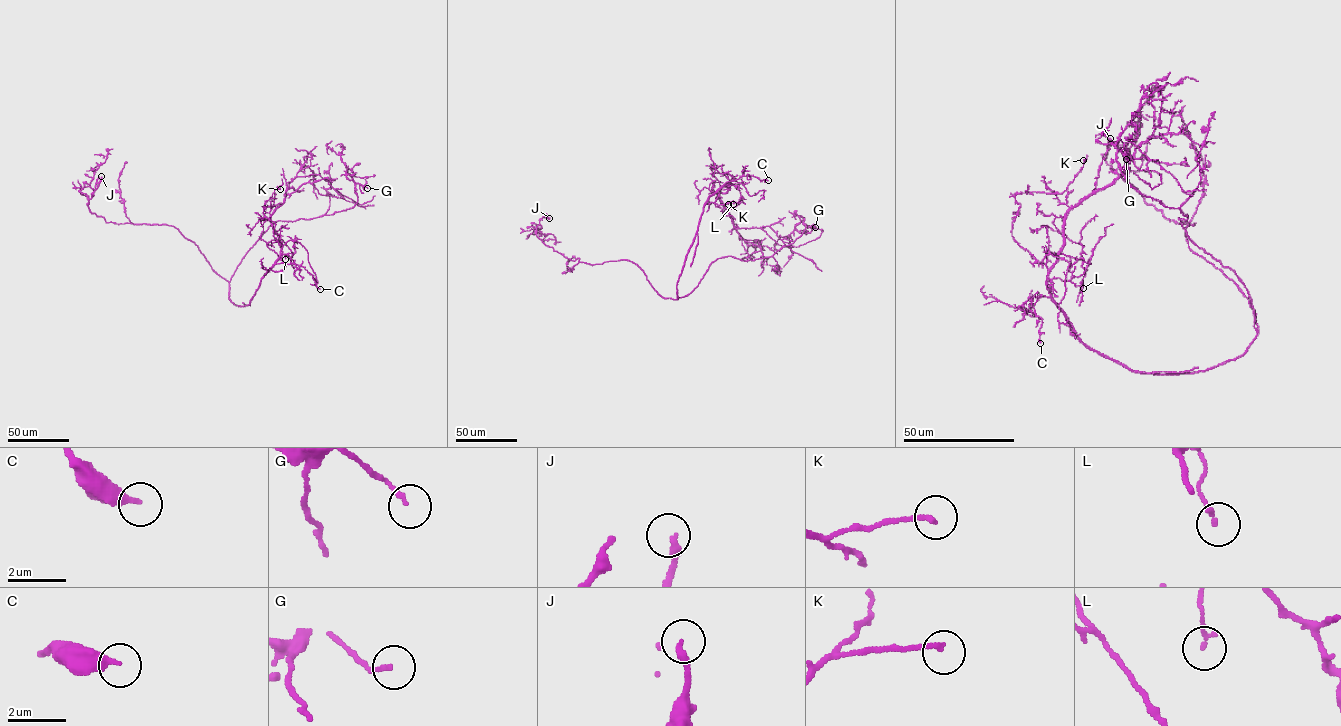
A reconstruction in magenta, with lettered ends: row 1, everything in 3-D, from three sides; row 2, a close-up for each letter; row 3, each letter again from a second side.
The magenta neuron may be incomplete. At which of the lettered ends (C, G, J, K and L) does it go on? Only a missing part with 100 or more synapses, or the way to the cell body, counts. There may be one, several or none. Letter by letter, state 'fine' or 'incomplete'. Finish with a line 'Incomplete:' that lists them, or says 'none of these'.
C: fine
G: fine
J: fine
K: fine
L: fine
Incomplete: none of these

